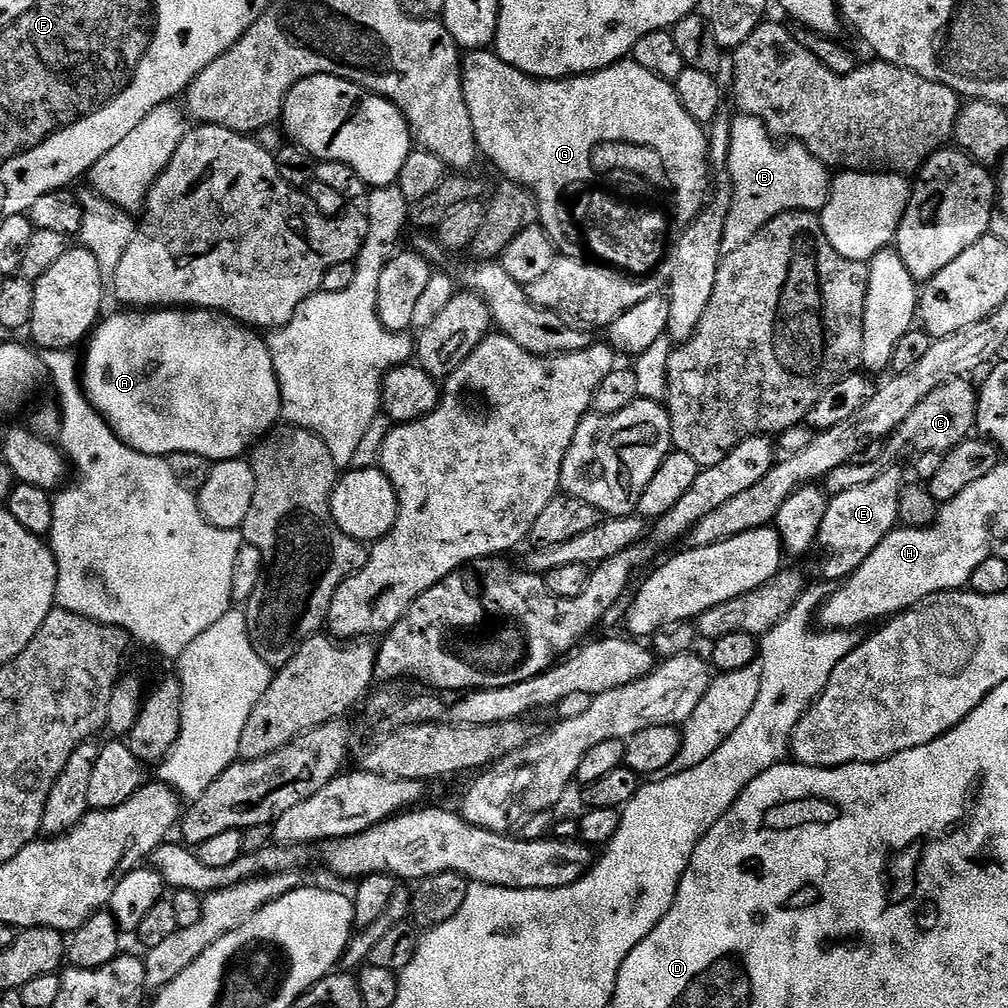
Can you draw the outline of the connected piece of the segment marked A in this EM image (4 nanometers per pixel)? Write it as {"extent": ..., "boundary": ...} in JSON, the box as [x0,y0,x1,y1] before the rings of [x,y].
{"extent":[82,307,282,462],"boundary":[[[174,307],[163,310],[120,311],[115,314],[105,315],[91,333],[86,344],[88,357],[85,355],[82,360],[82,383],[84,391],[88,394],[88,401],[98,409],[101,416],[111,426],[113,432],[129,448],[133,448],[136,452],[141,452],[147,456],[167,458],[173,456],[176,452],[189,452],[190,454],[202,454],[202,458],[206,458],[209,462],[235,460],[243,457],[257,441],[267,436],[269,432],[277,427],[282,416],[280,387],[278,386],[272,355],[265,337],[259,331],[241,324],[240,321],[232,319],[231,316],[225,316],[222,312],[213,312],[211,310],[181,310],[179,307]]]}

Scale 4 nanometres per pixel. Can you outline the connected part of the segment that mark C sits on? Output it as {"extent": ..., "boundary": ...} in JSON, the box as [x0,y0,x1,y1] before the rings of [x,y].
{"extent":[886,378,977,456],"boundary":[[[968,378],[948,380],[942,386],[938,386],[918,406],[914,406],[910,416],[906,418],[896,431],[892,433],[886,444],[886,452],[892,456],[900,456],[909,448],[912,454],[921,452],[948,452],[954,446],[958,446],[963,440],[973,435],[976,426],[976,401],[977,389],[972,388],[973,381]]]}

